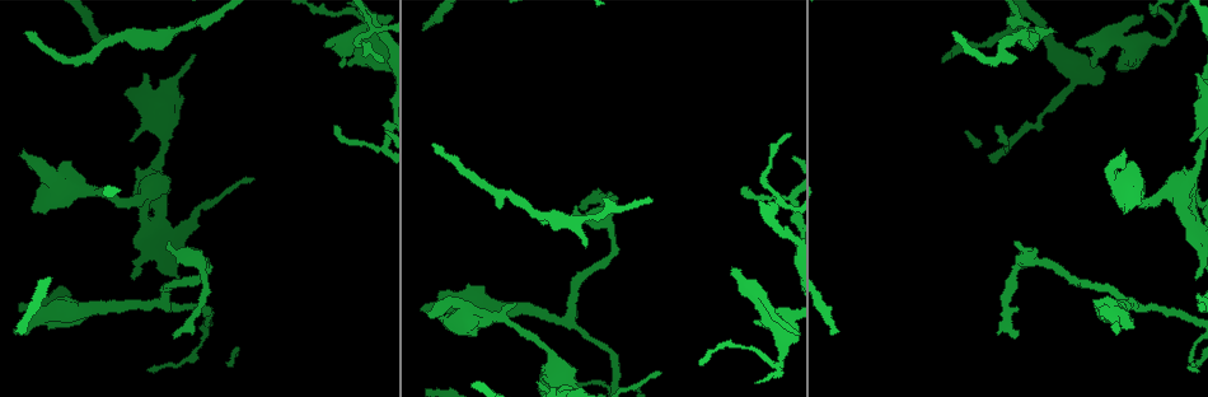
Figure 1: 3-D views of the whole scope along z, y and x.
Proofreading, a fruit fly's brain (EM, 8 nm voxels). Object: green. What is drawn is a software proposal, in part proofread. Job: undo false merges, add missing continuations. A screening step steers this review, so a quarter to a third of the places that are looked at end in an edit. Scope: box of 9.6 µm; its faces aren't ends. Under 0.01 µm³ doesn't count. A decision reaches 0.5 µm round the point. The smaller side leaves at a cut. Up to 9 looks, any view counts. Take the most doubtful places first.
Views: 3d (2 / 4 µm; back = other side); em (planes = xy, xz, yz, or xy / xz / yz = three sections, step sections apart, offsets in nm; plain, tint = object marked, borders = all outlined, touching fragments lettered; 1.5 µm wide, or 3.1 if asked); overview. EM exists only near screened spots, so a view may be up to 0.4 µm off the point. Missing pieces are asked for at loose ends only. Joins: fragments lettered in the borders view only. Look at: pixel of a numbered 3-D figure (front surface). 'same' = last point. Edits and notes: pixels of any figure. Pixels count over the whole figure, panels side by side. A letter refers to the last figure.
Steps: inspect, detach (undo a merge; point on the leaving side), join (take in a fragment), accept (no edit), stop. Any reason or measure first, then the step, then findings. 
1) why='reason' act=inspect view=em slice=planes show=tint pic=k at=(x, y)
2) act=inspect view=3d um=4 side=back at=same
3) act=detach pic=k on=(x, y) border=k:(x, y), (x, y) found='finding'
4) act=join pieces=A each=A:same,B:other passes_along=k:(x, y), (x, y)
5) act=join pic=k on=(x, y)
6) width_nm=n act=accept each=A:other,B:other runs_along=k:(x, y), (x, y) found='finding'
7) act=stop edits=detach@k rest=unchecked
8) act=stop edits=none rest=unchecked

why='end of a long branch' act=inspect view=em slice=xy step=4 show=borders pic=1 at=(433, 145)

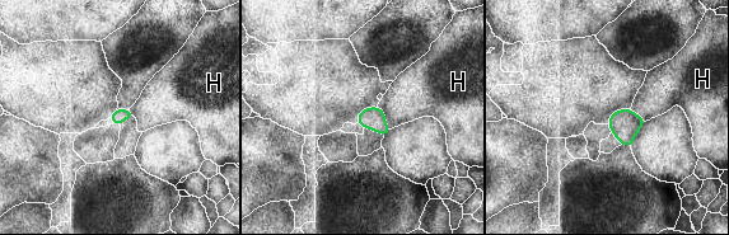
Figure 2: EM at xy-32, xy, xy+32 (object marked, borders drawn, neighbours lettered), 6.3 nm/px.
why='cut it another way' act=inspect view=em slice=planes show=borders at=same

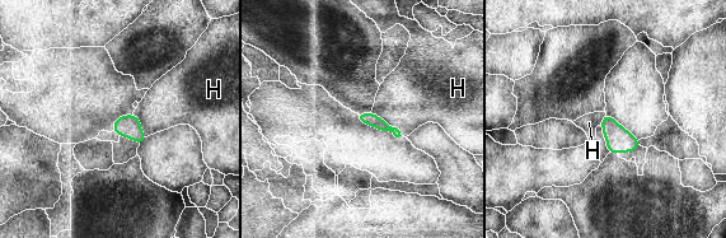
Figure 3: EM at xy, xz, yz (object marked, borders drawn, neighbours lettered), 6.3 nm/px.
act=accept each=H:other border=3:(371, 112), (394, 126), (402, 135) found='none of them fits'

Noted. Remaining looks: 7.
why='arms part here' act=inspect view=em slice=xy step=8 show=tint pic=1 at=(1174, 26)

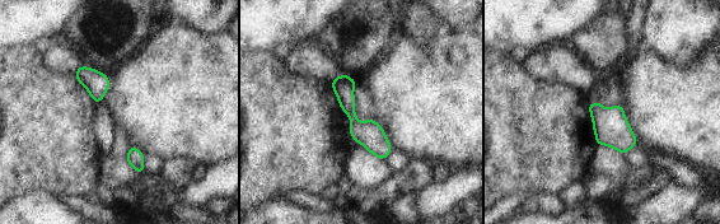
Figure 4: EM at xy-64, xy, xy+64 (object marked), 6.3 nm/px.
act=inspect view=em slice=planes show=tint at=same

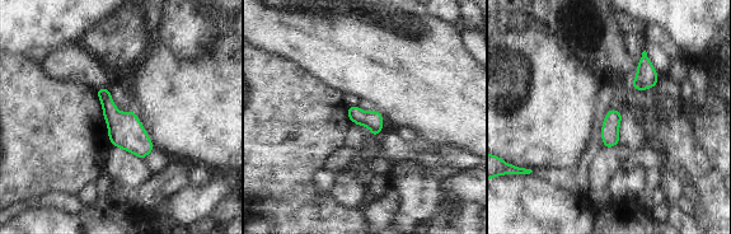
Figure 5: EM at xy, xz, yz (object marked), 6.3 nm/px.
act=inspect view=em slice=planes show=borders at=same

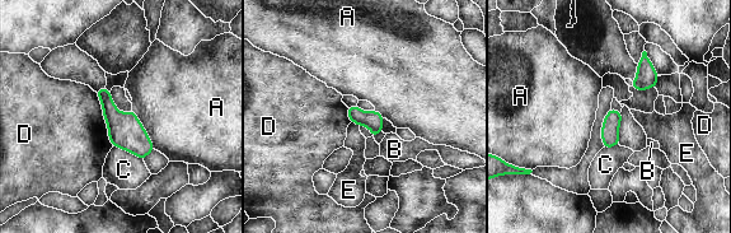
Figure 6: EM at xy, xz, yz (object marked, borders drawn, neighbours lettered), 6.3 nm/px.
act=accept each=A:other,B:other,C:other,D:other,E:other border=6:(351, 121), (359, 126) found='all the same neuron'

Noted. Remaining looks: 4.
why='thin neck' act=inspect view=em slice=planes show=tint pic=1 at=(1032, 37)

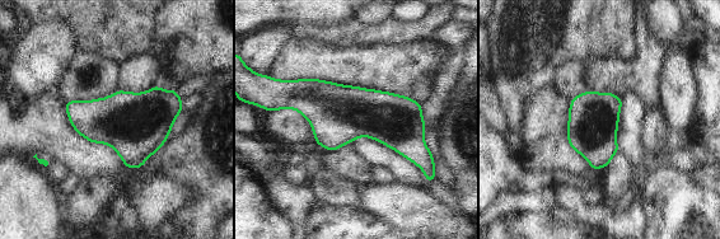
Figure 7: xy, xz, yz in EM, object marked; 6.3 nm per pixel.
act=inspect view=em slice=planes show=borders at=same

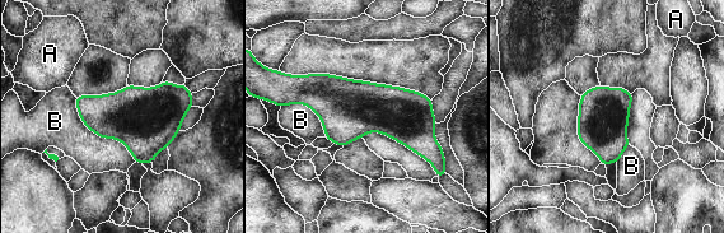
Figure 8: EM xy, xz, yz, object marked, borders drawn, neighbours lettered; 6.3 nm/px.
act=accept each=A:other,B:other runs_along=8:(293, 98), (393, 111), (435, 147) found='one neuron here'

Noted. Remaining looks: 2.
why='a narrow waist' act=inspect view=em slice=planes show=borders pic=1 at=(771, 197)

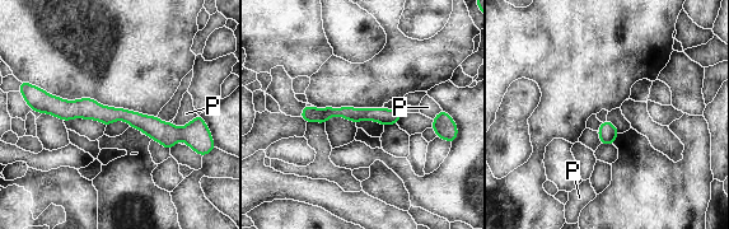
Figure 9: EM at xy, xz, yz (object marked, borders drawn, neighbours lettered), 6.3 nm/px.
width_nm=110 act=accept each=P:other border=9:(197, 115), (180, 127), (172, 122) found='all the same neuron'

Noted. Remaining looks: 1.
act=stop edits=none rest=unchecked

